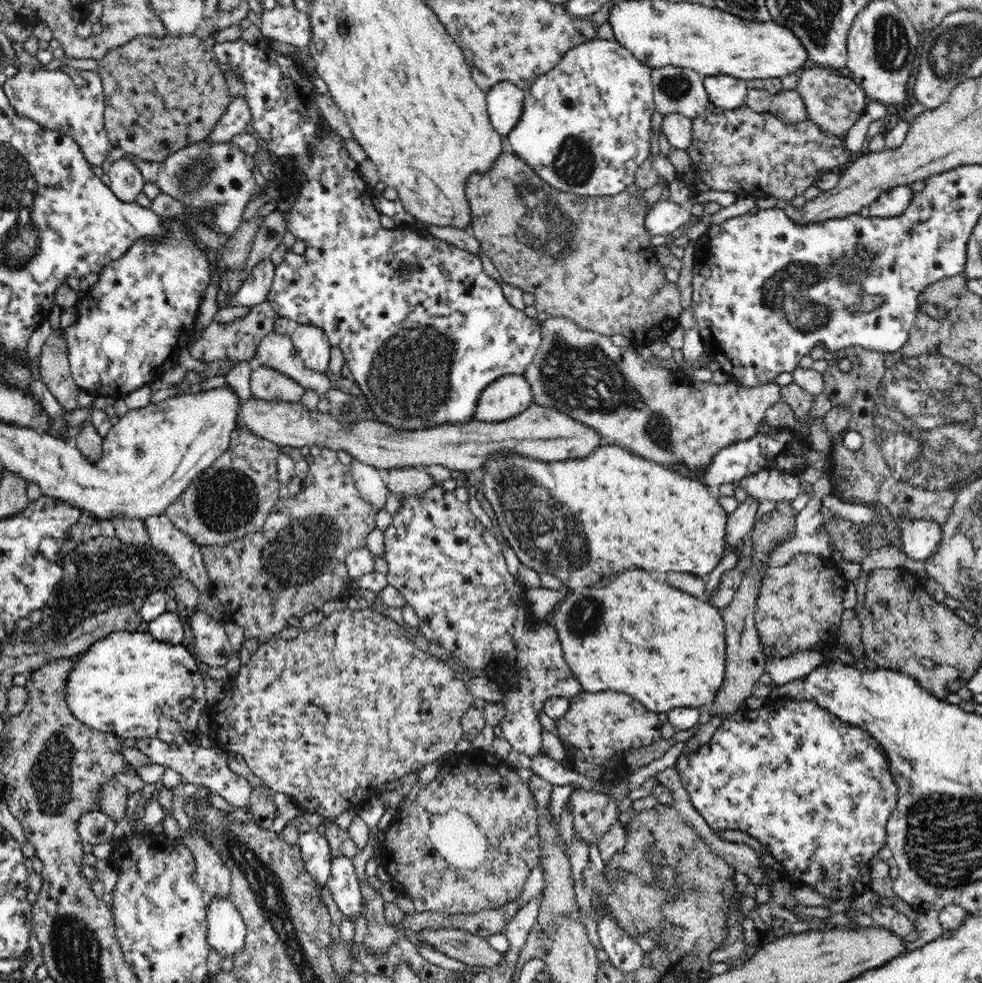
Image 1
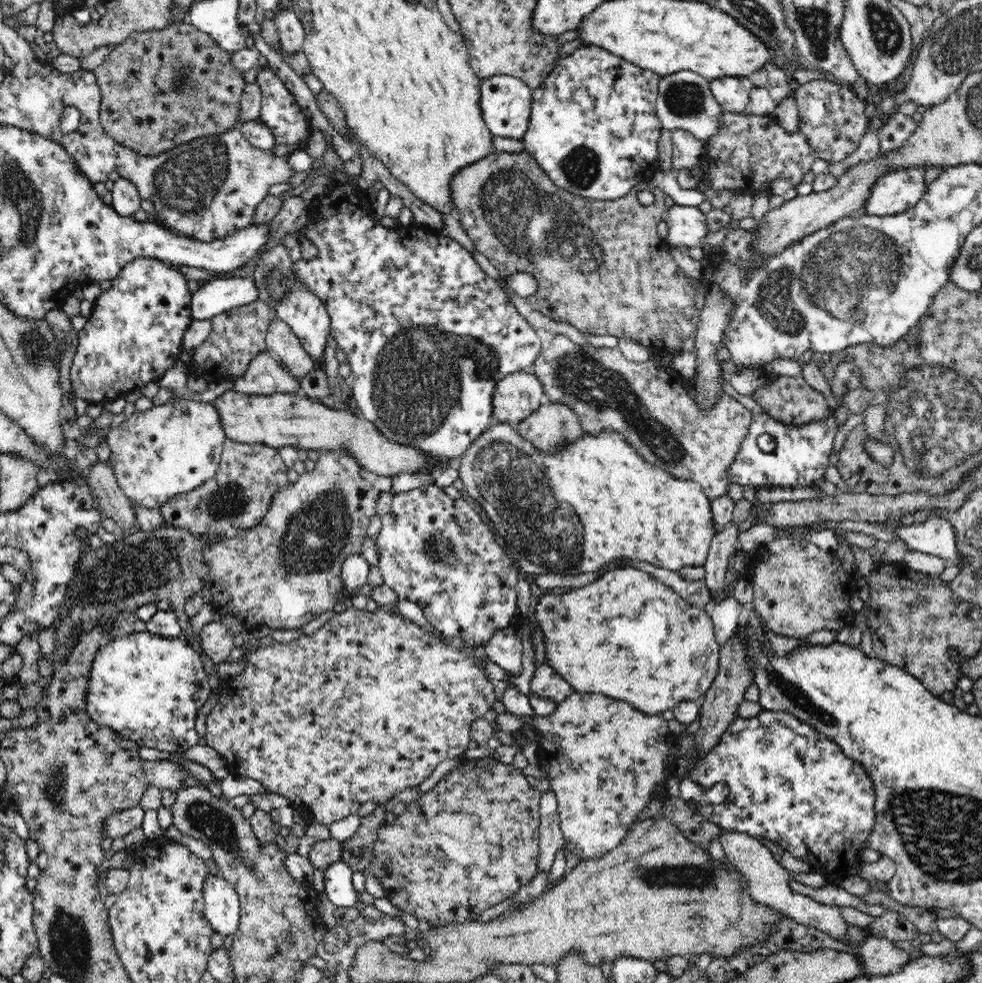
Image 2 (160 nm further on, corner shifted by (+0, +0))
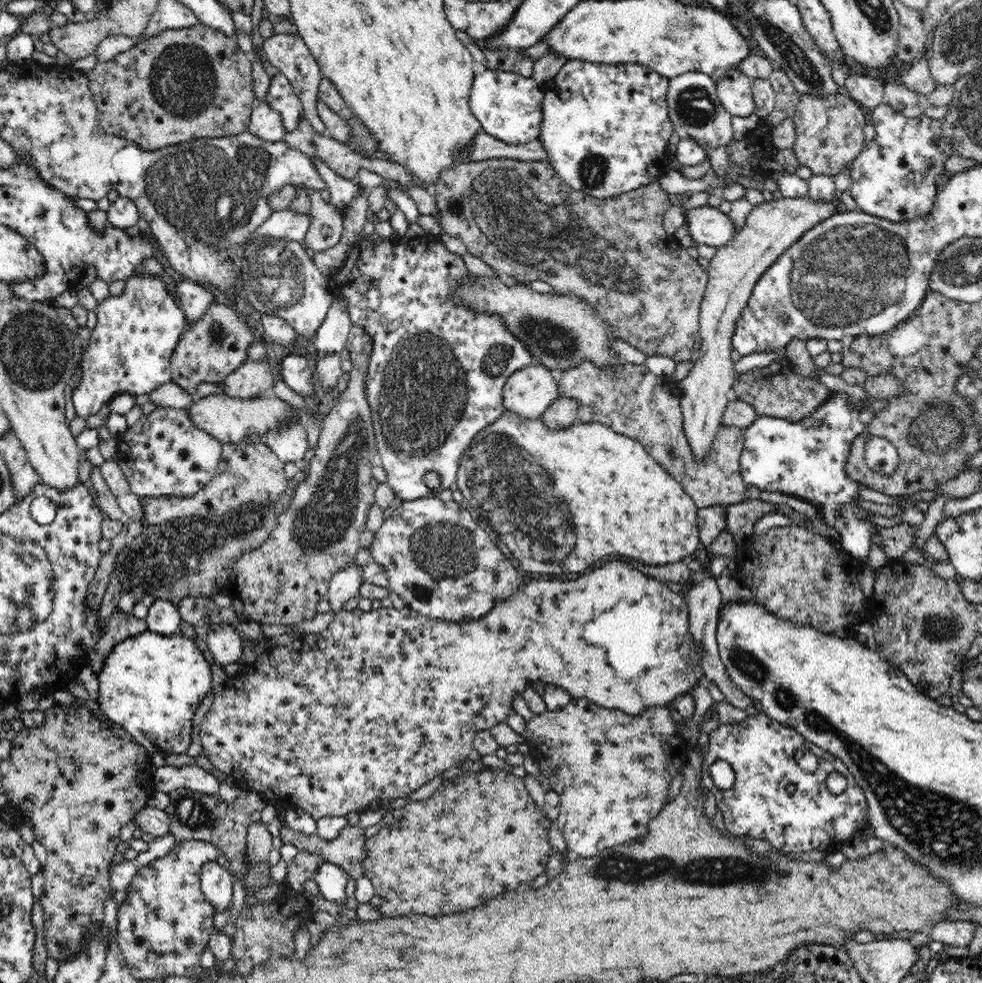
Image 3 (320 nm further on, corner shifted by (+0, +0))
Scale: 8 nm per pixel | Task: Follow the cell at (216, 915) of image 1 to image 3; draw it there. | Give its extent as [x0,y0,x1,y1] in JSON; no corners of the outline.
[200,860,232,913]

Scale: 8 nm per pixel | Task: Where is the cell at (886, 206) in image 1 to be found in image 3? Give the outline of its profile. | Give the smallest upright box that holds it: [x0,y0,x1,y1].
[848,102,953,223]

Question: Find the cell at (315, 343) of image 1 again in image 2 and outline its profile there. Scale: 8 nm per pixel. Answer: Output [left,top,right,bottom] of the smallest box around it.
[248,244,331,358]

